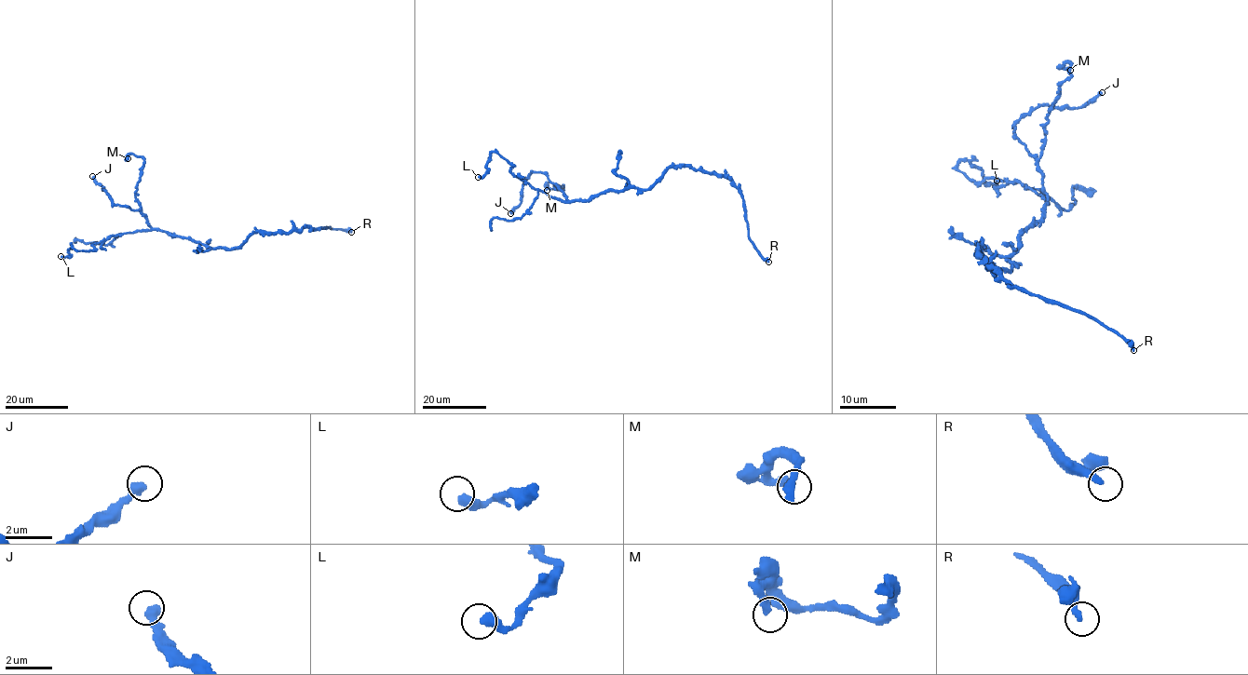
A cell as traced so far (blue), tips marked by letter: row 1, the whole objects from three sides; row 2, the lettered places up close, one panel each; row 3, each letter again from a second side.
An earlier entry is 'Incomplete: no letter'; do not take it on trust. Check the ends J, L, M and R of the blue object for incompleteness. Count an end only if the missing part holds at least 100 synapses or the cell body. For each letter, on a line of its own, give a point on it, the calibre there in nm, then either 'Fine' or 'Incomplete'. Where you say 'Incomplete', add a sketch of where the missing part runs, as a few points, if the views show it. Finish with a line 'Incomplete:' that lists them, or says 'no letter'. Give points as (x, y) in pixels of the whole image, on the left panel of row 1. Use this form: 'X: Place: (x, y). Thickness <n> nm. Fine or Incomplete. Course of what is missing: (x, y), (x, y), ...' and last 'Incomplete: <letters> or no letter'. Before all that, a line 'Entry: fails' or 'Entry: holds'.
Entry: fails
J: Place: (92, 176). Thickness 400 nm. Fine
L: Place: (61, 256). Thickness 440 nm. Fine
M: Place: (128, 158). Thickness 360 nm. Fine
R: Place: (351, 232). Thickness 260 nm. Incomplete
Incomplete: R

